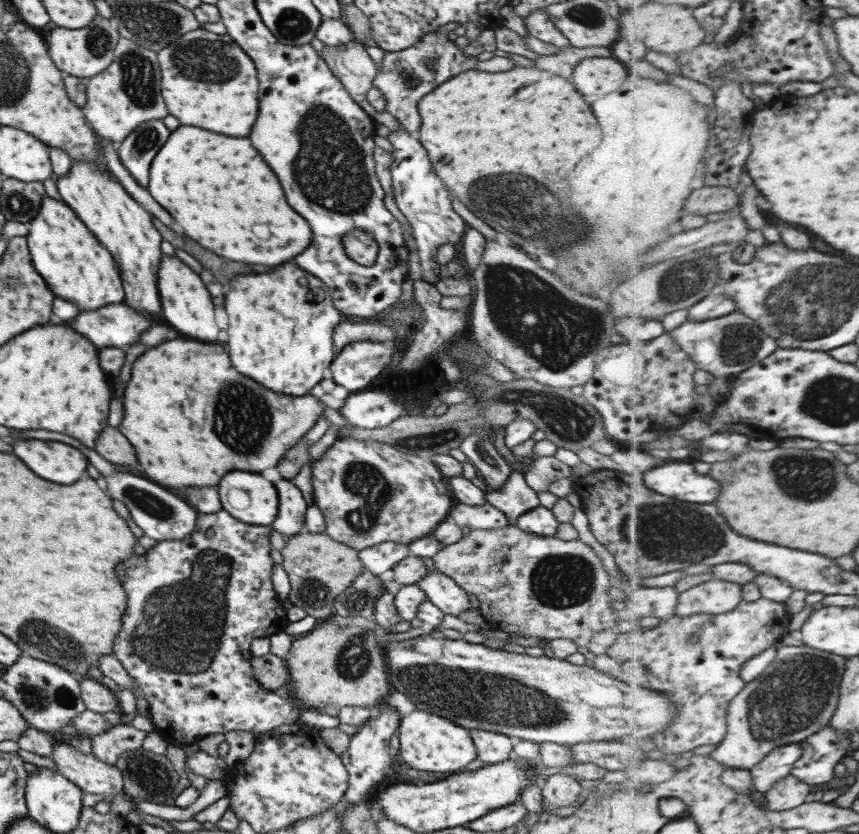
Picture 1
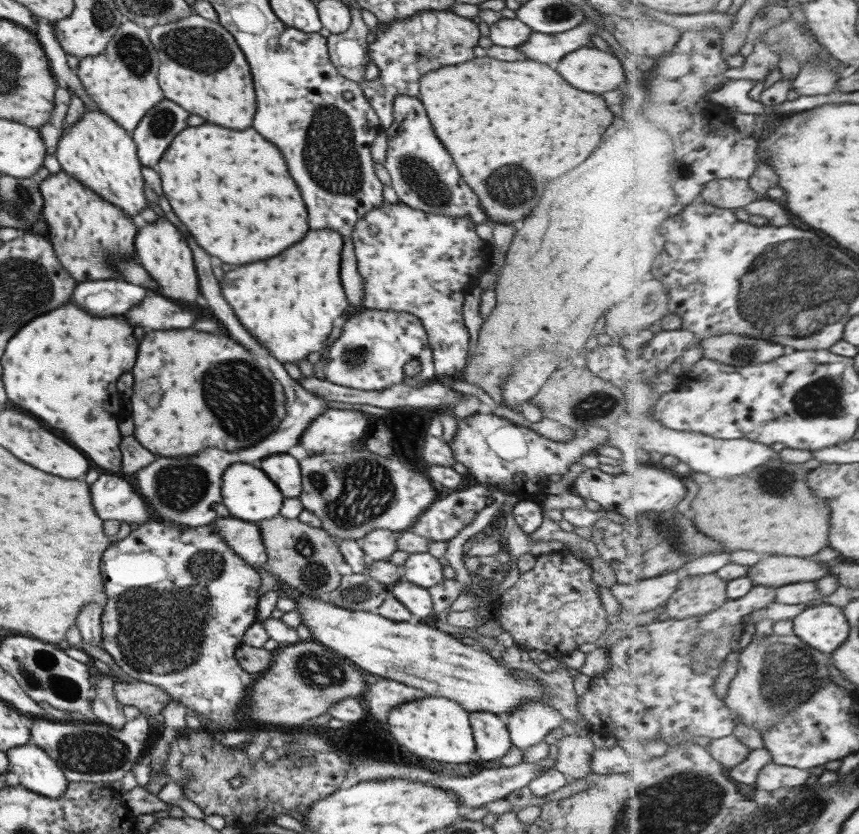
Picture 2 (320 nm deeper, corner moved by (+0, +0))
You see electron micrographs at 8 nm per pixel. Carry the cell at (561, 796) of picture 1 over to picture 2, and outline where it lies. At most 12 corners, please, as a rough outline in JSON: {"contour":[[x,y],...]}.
{"contour":[[568,734],[556,740],[554,769],[567,783],[584,781],[595,735]]}

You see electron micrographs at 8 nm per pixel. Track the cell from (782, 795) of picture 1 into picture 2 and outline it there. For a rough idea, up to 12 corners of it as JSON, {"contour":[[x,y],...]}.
{"contour":[[773,762],[761,770],[756,788],[803,789],[809,770]]}

